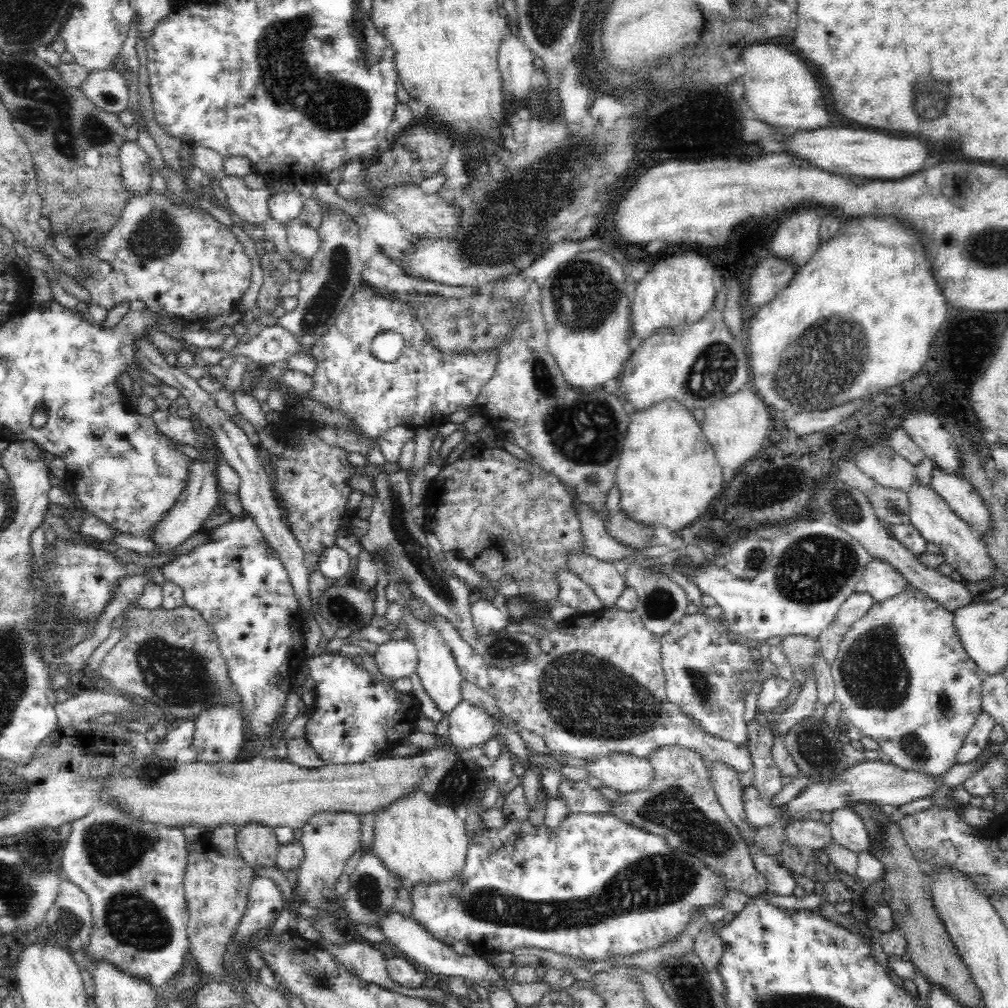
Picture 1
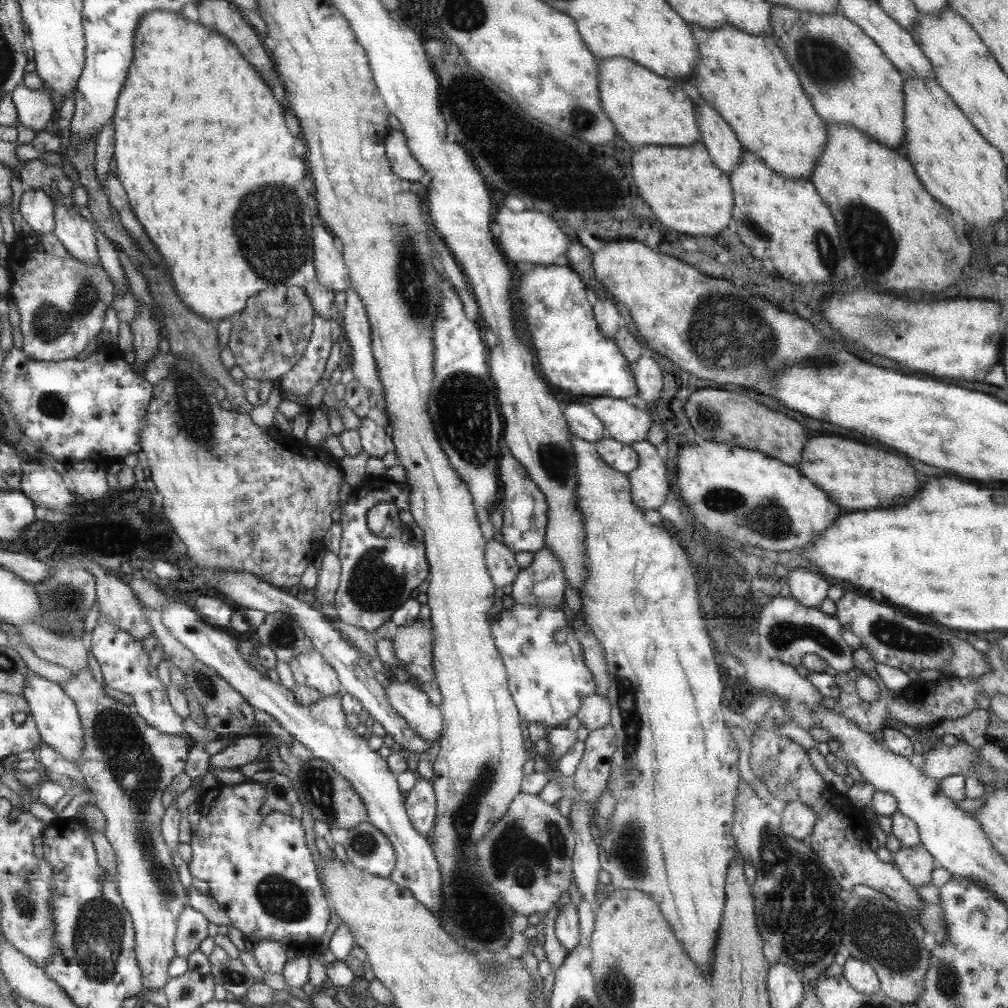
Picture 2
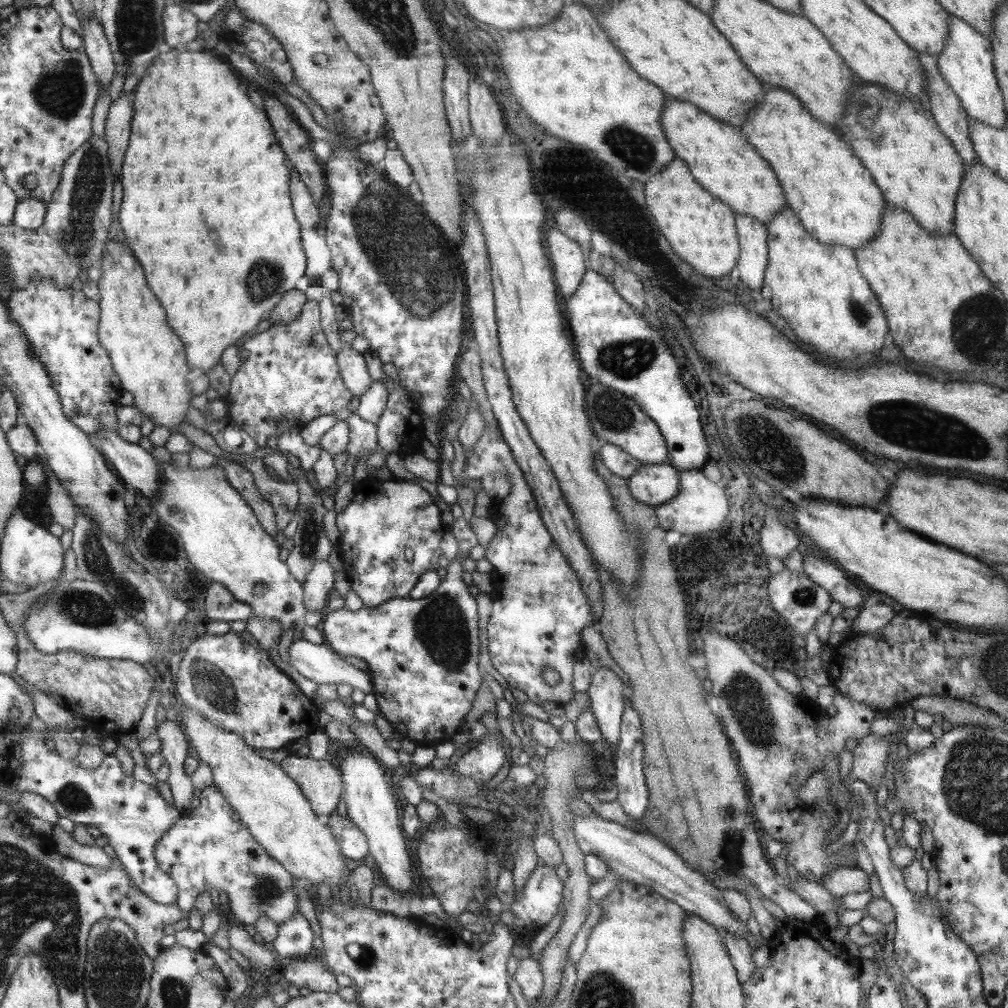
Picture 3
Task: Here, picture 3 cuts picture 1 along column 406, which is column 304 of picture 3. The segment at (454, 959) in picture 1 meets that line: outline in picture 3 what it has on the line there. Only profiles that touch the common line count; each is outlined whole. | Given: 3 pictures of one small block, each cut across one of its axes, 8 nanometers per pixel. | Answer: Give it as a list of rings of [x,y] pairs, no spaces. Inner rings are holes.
[[[294,914],[278,925],[273,948],[282,958],[304,958],[309,956],[313,942],[313,933],[307,920],[300,914]]]

